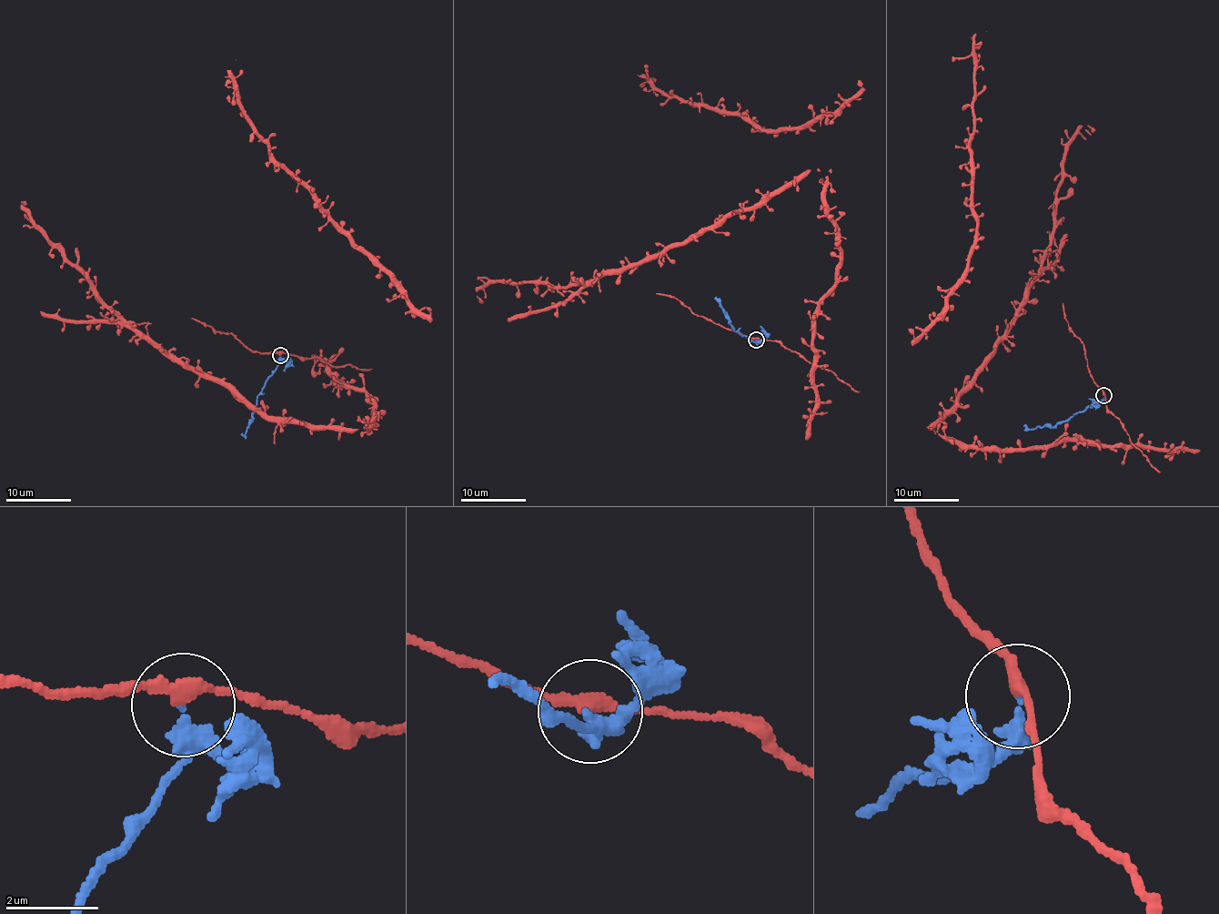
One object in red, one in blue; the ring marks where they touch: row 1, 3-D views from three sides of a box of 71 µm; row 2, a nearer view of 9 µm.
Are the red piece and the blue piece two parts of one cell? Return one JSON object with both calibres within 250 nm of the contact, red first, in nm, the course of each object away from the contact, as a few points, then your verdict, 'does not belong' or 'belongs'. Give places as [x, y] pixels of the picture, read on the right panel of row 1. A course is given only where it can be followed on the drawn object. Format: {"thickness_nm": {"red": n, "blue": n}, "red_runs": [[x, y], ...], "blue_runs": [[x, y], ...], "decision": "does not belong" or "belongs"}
{"thickness_nm": {"red": 240, "blue": 280}, "red_runs": [[1103, 395], [1127, 444], [984, 450], [928, 425], [1002, 339], [1051, 241], [1063, 156], [1086, 126]], "blue_runs": [[1103, 395], [1103, 401], [1052, 426], [1030, 430], [1023, 425]], "decision": "does not belong"}

